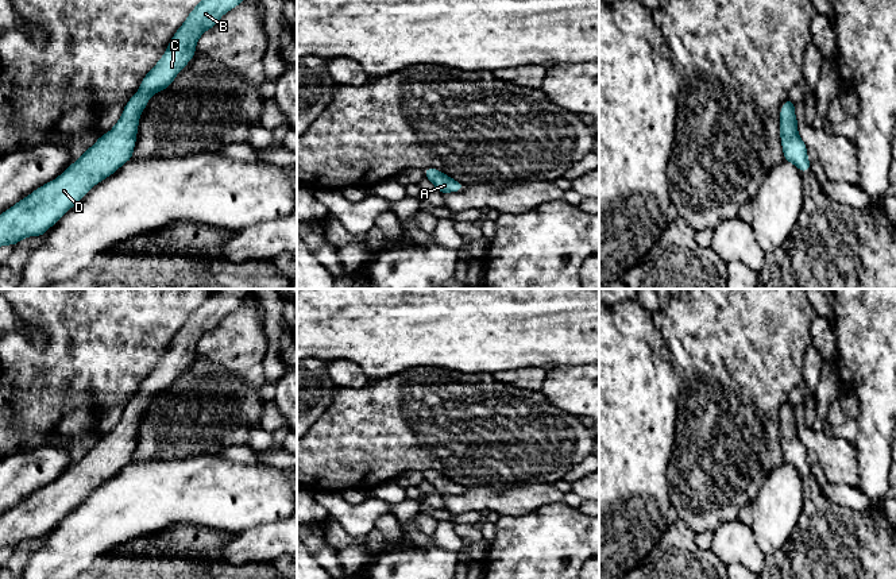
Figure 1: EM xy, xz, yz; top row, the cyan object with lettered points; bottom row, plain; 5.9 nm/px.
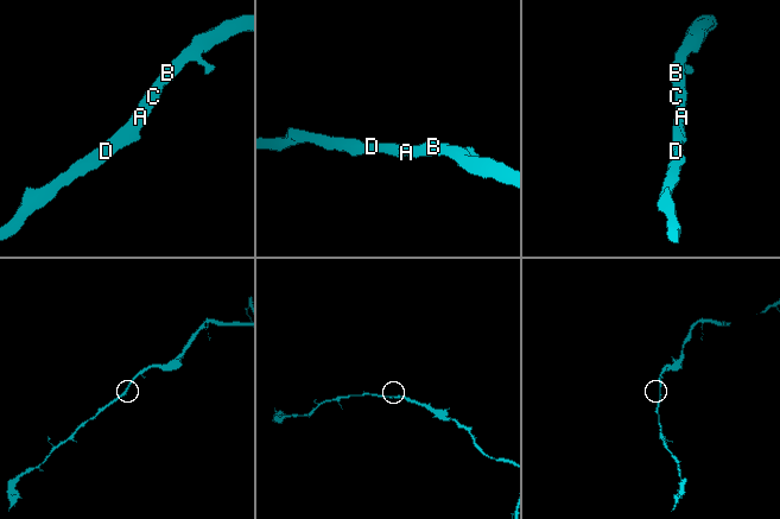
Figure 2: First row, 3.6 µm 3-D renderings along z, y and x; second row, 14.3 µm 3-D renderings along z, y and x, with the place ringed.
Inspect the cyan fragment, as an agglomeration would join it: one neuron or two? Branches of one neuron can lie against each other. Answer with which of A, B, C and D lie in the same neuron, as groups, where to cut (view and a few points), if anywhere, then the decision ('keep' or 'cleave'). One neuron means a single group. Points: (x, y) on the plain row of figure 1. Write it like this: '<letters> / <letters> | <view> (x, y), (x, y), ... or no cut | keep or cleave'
A B C D | no cut | keep

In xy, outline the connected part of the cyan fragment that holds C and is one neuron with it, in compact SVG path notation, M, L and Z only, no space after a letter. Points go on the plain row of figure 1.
M216 289L197 305L173 337L162 360L144 378L112 432L101 437L55 482L39 489L0 517L0 548L16 548L28 539L42 539L94 487L132 462L139 418L151 398L167 391L196 356L197 343L220 320L237 309L255 289Z

